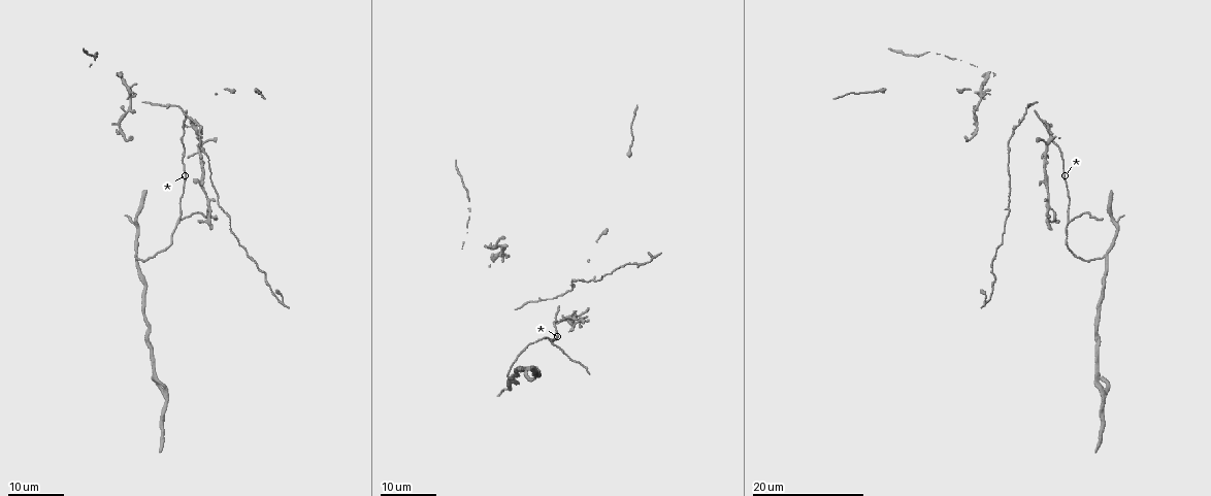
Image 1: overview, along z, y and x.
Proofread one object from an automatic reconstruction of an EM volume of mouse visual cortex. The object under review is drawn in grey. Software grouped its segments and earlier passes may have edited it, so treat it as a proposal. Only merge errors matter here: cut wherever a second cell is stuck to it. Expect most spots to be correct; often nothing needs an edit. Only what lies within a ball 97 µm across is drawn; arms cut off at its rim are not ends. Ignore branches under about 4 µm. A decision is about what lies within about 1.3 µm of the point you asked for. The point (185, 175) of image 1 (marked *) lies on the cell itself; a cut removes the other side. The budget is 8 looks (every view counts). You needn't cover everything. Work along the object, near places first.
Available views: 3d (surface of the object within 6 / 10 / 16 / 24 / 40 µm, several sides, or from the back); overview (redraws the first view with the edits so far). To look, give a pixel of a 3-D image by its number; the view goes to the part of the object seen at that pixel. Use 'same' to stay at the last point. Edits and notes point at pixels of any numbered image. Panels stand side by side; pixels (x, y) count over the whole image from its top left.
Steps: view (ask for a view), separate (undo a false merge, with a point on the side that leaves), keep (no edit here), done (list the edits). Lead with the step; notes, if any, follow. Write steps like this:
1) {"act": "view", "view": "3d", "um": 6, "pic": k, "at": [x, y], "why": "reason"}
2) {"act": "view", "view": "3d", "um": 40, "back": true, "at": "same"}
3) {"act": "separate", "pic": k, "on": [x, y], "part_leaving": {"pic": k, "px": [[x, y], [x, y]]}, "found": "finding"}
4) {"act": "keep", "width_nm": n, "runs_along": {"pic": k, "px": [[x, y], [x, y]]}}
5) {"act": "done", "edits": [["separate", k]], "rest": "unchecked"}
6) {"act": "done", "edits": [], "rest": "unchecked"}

{"act": "view", "view": "3d", "um": 24, "pic": 1, "at": [551, 343], "why": "side arm on a straight run"}

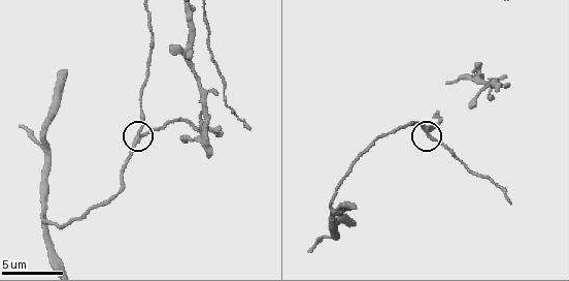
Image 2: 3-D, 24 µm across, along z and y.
{"act": "view", "view": "3d", "um": 6, "pic": 2, "at": [428, 130]}

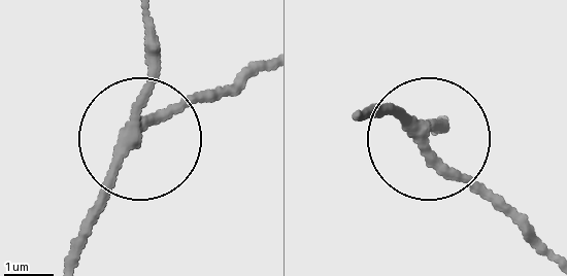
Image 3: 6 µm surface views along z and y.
{"act": "keep", "width_nm": 220, "runs_along": {"pic": 3, "px": [[141, 15], [141, 135], [236, 81]]}, "found": "all the same cell"}

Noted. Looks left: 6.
{"act": "view", "view": "3d", "um": 6, "pic": 2, "at": [206, 127], "why": "two arms in line, one across"}

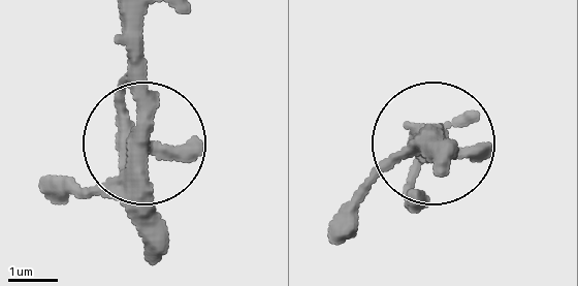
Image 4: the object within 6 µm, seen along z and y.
{"act": "view", "view": "3d", "um": 6, "back": true, "pic": 4, "at": [139, 143]}

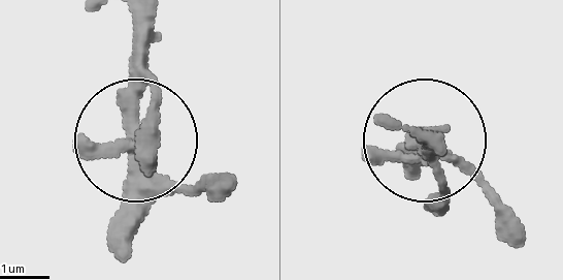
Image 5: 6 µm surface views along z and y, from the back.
{"act": "keep", "width_nm": 330, "found": "all the same cell"}

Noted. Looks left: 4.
{"act": "view", "view": "3d", "um": 16, "pic": 1, "at": [985, 300], "why": "two arms in line, one across"}

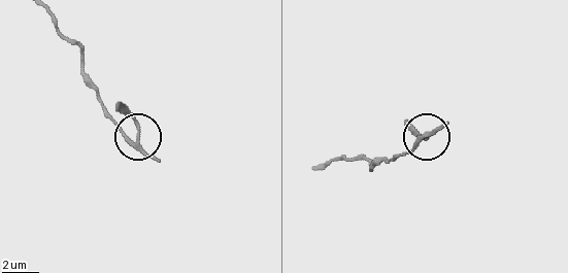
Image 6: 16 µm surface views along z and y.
{"act": "view", "view": "3d", "um": 10, "at": "same"}

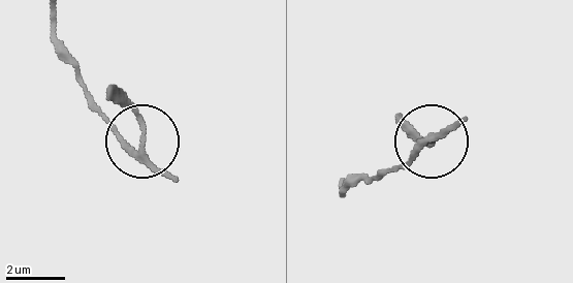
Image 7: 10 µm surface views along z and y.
{"act": "keep", "arms": 3, "runs_along": {"pic": 7, "px": [[52, 20], [94, 108], [138, 140], [144, 124], [112, 89]]}, "found": "one cell here"}

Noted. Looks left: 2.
{"act": "view", "view": "3d", "um": 10, "pic": 2, "at": [44, 217], "why": "three arms meet"}

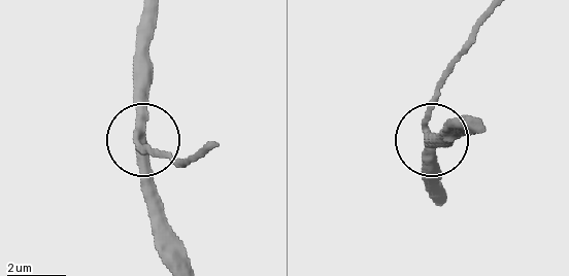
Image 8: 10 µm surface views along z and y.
{"act": "keep", "width_nm": 330, "found": "one cell here"}

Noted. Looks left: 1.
{"act": "done", "edits": [], "rest": "unchecked"}

